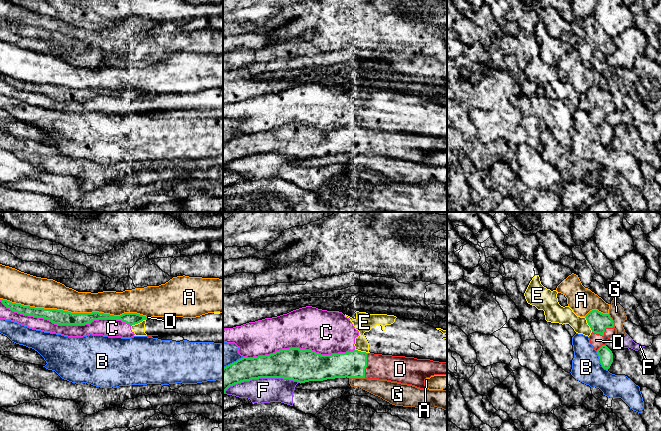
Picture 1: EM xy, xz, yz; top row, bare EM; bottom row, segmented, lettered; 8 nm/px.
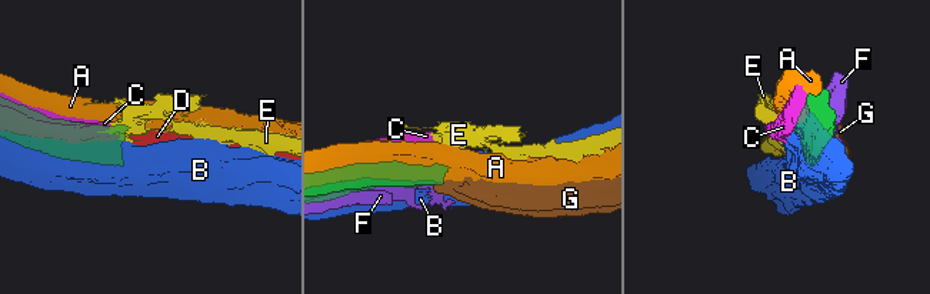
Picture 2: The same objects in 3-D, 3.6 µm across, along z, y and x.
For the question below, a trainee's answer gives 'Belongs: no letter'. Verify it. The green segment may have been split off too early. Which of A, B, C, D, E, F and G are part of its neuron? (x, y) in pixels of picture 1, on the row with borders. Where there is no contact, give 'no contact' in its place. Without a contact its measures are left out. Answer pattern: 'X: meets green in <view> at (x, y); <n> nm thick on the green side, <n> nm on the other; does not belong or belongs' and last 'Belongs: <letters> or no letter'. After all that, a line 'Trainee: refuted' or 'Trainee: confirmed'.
A: meets green in xy at (74, 313); 120 nm thick on the green side, 240 nm on the other; does not belong
B: meets green in yz at (600, 361); 110 nm thick on the green side, 240 nm on the other; does not belong
C: meets green in xy at (65, 324); 120 nm thick on the green side, 120 nm on the other; does not belong
D: meets green in yz at (603, 333); 160 nm thick on the green side, 110 nm on the other; belongs
E: meets green in xy at (138, 322); 100 nm thick on the green side, 100 nm on the other; does not belong
F: meets green in xz at (261, 377); 240 nm thick on the green side, 200 nm on the other; does not belong
G: meets green in xz at (357, 377); 220 nm thick on the green side, 150 nm on the other; does not belong
Belongs: D
Trainee: refuted

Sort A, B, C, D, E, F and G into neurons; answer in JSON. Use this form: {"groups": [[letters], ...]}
{"groups": [["A"], ["B"], ["C", "E"], ["D"], ["F"], ["G"]]}

